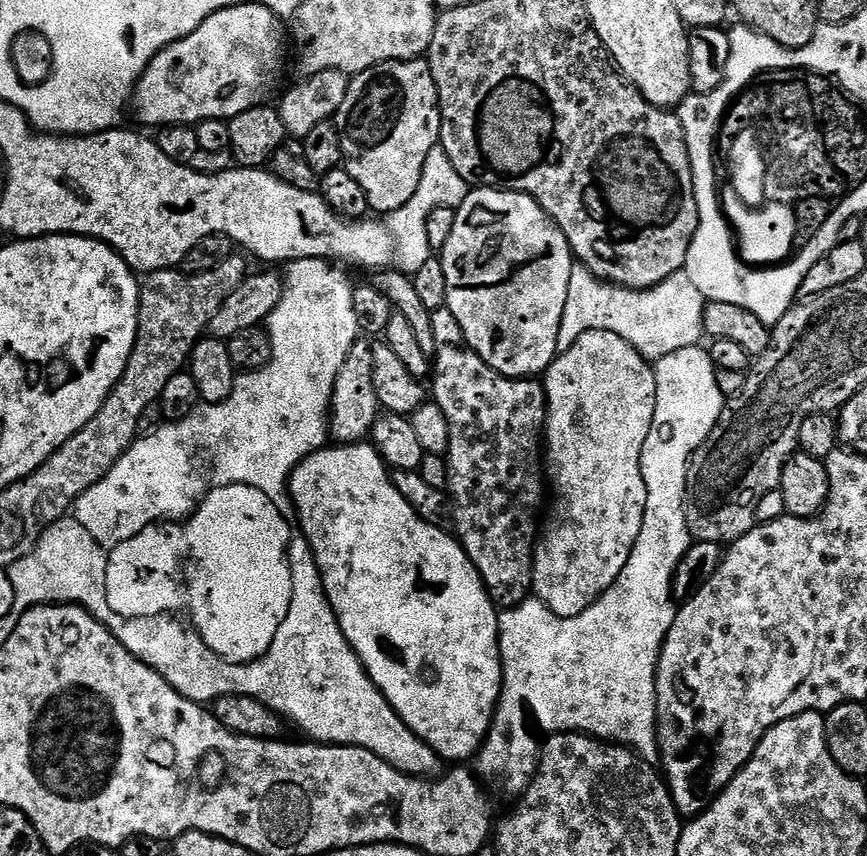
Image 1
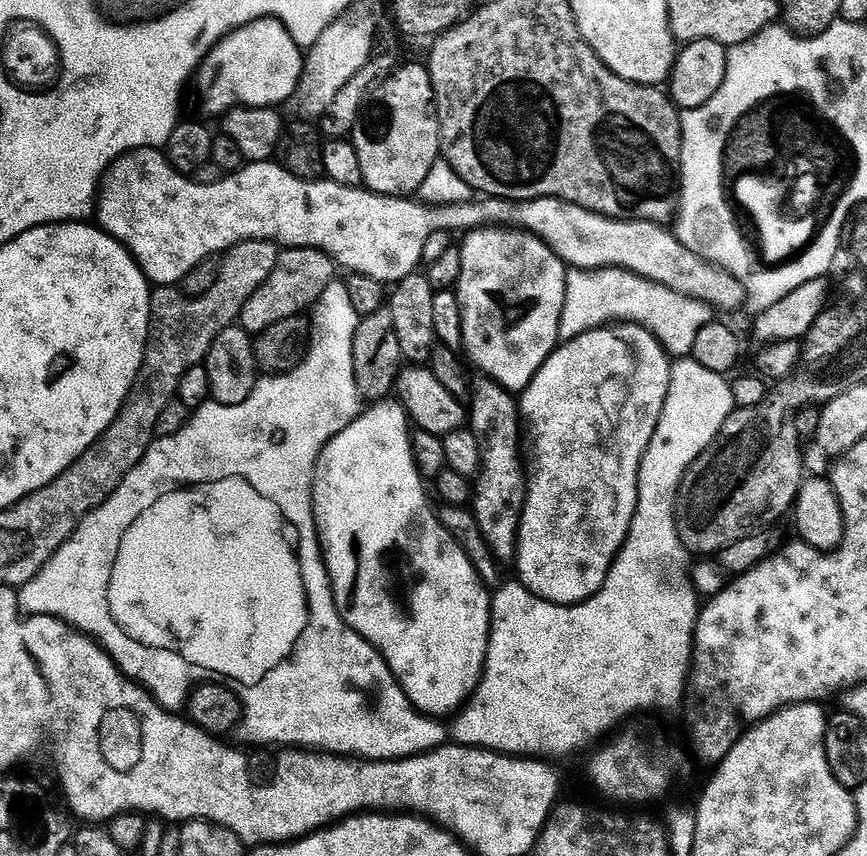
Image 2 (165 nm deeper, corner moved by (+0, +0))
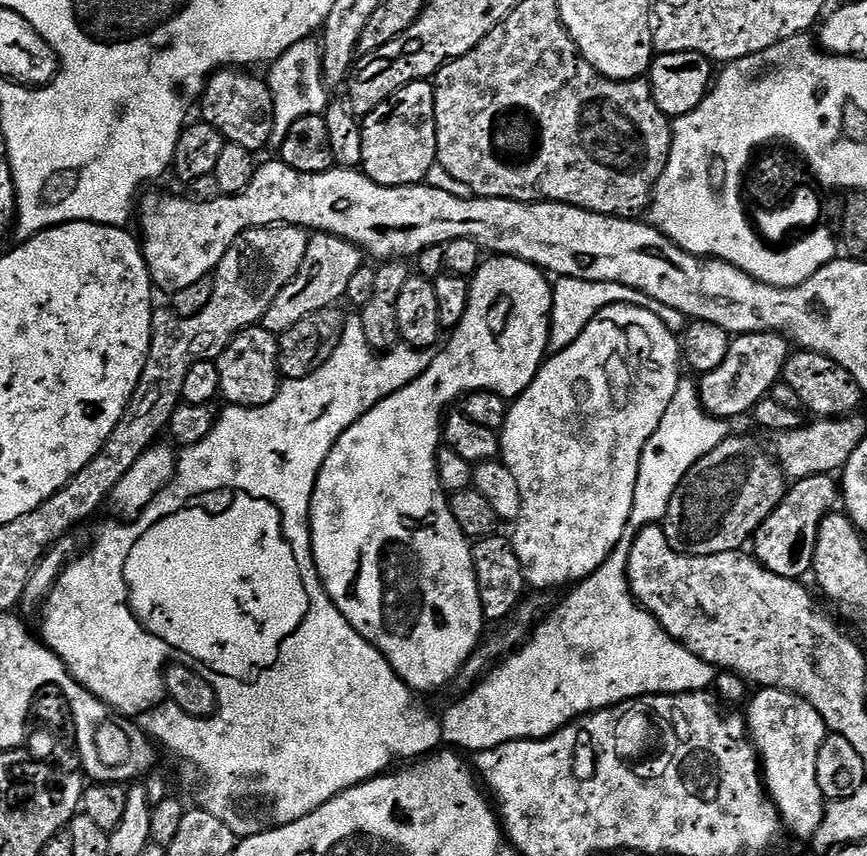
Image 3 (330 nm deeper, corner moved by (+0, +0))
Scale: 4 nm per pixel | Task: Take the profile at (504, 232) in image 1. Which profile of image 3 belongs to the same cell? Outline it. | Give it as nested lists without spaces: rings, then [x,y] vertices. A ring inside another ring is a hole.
[[[489,255],[481,263],[480,269],[470,277],[470,302],[466,306],[466,314],[462,314],[462,322],[458,322],[458,326],[451,329],[449,336],[452,337],[449,338],[448,345],[446,345],[446,340],[443,347],[433,355],[431,366],[417,380],[410,382],[402,390],[390,394],[390,398],[378,402],[378,406],[374,406],[361,420],[354,422],[354,426],[350,426],[341,434],[336,445],[330,450],[316,479],[312,495],[310,523],[312,526],[312,557],[316,559],[316,569],[320,575],[320,581],[323,582],[324,589],[327,590],[334,606],[346,618],[346,622],[350,622],[350,626],[354,626],[354,630],[358,630],[358,634],[362,634],[362,638],[369,640],[388,659],[390,666],[400,675],[401,680],[417,693],[432,692],[435,688],[444,688],[455,676],[457,679],[463,673],[466,661],[480,647],[482,637],[485,635],[484,627],[486,627],[486,621],[482,614],[482,602],[478,598],[478,582],[472,565],[472,544],[459,528],[454,514],[450,514],[448,505],[450,496],[441,488],[438,478],[436,454],[442,447],[442,425],[446,419],[446,413],[455,405],[452,403],[456,399],[457,403],[469,392],[496,392],[505,398],[515,398],[531,386],[541,364],[549,355],[548,331],[552,325],[550,317],[552,315],[553,287],[553,281],[537,264],[519,260],[516,256]]]

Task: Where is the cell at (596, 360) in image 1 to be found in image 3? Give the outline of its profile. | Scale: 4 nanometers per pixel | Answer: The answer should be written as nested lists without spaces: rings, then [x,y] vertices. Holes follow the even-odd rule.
[[[615,304],[609,308],[603,308],[599,314],[597,314],[592,321],[586,326],[586,330],[582,330],[582,334],[577,340],[575,340],[570,347],[561,352],[549,355],[541,364],[538,374],[534,378],[534,382],[523,392],[520,396],[515,397],[511,401],[508,409],[508,417],[504,423],[503,428],[500,429],[500,454],[499,459],[510,470],[510,474],[514,474],[515,480],[518,482],[518,490],[522,490],[522,510],[520,511],[520,517],[515,520],[514,528],[516,533],[511,533],[510,539],[512,541],[512,549],[518,554],[518,562],[522,566],[524,571],[524,582],[529,589],[532,590],[544,590],[540,588],[556,588],[559,584],[568,584],[567,586],[575,585],[577,582],[584,580],[590,574],[594,574],[602,566],[602,562],[606,562],[606,558],[611,552],[618,546],[618,542],[622,538],[622,530],[626,530],[628,525],[628,519],[632,513],[632,507],[634,506],[634,486],[638,482],[638,466],[640,465],[640,459],[642,458],[642,450],[646,446],[646,442],[654,434],[654,430],[658,430],[658,422],[662,422],[662,414],[666,414],[666,406],[670,406],[670,402],[674,398],[674,394],[678,390],[682,379],[682,344],[678,339],[677,333],[671,332],[668,327],[662,322],[662,318],[658,318],[658,314],[654,314],[649,308],[639,308],[638,306],[630,306],[629,304]]]

